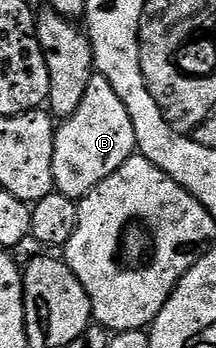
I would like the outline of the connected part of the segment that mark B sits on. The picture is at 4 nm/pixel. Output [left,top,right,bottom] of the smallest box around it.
[55,75,136,203]

